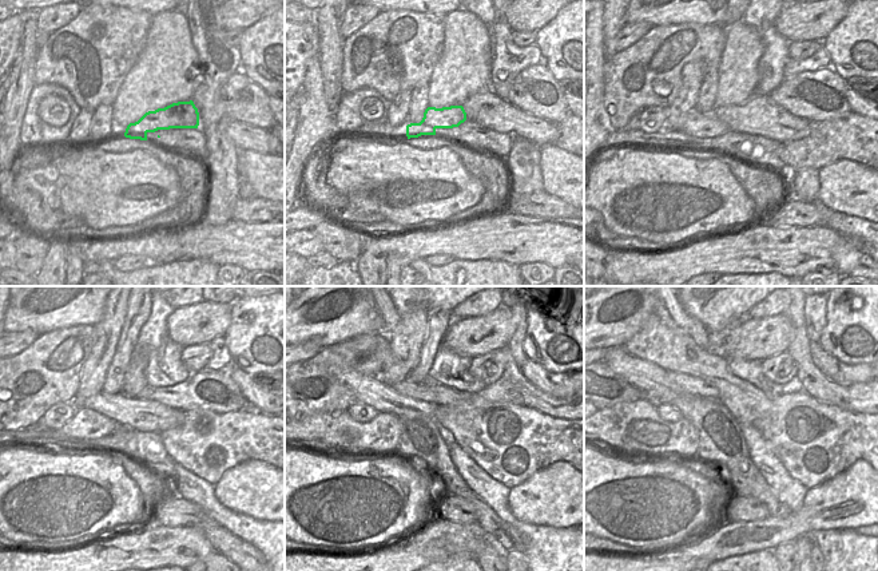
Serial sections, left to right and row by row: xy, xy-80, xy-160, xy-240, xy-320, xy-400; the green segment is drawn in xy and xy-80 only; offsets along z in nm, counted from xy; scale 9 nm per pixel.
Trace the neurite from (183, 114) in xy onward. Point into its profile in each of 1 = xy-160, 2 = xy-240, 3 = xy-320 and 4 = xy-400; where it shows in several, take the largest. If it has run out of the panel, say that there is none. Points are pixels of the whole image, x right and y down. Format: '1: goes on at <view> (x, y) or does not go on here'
1: goes on at xy-160 (699, 125)
2: goes on at xy-240 (86, 424)
3: goes on at xy-320 (338, 431)
4: goes on at xy-400 (635, 427)

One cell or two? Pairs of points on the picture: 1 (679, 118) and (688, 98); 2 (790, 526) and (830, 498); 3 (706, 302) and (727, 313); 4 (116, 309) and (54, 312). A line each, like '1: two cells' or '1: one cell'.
1: one cell
2: one cell
3: one cell
4: two cells

